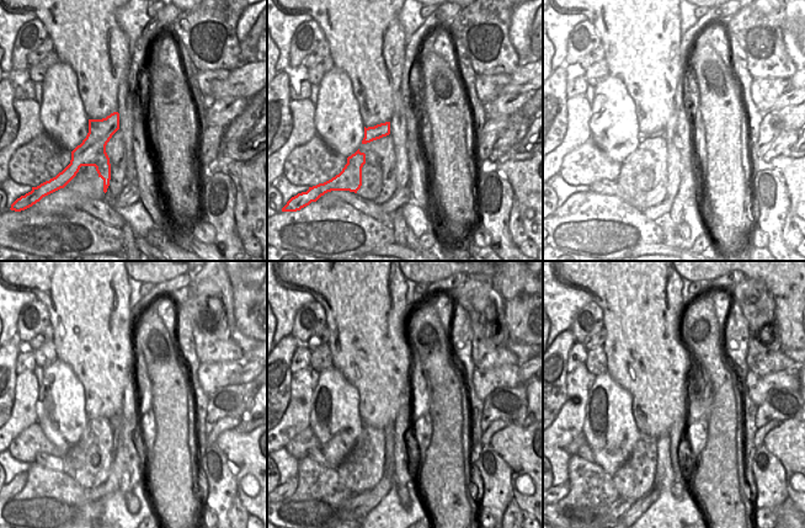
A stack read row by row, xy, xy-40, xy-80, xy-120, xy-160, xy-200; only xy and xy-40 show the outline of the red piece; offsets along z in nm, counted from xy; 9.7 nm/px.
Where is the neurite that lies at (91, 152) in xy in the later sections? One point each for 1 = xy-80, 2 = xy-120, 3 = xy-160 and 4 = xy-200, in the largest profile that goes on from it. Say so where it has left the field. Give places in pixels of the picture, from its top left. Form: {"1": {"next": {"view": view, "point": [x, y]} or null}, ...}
{"1": {"next": {"view": "xy-80", "point": [571, 206]}}, "2": {"next": {"view": "xy-120", "point": [17, 484]}}, "3": {"next": {"view": "xy-160", "point": [292, 484]}}, "4": {"next": {"view": "xy-200", "point": [568, 483]}}}

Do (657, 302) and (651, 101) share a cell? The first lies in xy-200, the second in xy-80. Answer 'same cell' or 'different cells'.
same cell

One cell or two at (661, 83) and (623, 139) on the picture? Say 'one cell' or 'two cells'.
two cells

